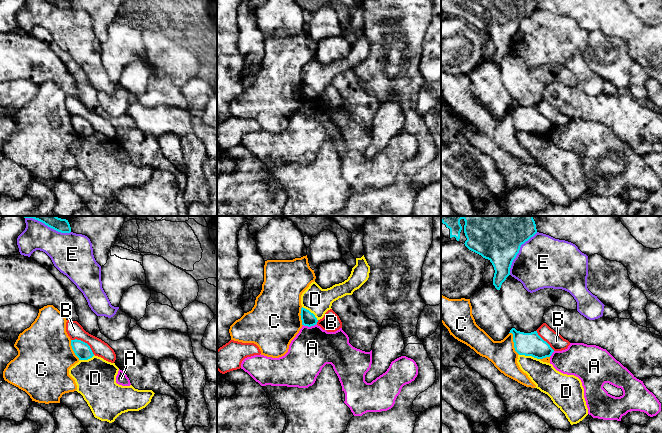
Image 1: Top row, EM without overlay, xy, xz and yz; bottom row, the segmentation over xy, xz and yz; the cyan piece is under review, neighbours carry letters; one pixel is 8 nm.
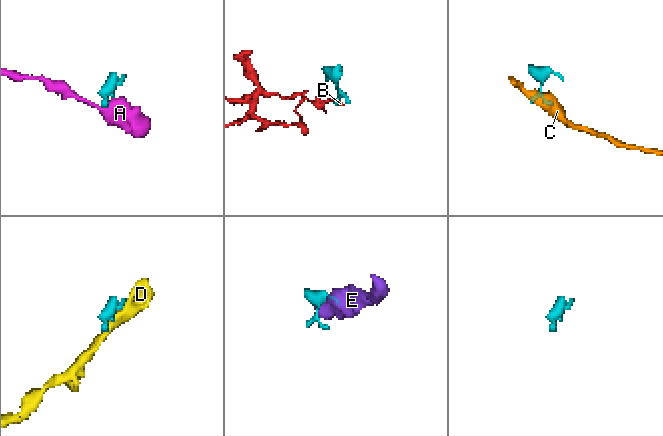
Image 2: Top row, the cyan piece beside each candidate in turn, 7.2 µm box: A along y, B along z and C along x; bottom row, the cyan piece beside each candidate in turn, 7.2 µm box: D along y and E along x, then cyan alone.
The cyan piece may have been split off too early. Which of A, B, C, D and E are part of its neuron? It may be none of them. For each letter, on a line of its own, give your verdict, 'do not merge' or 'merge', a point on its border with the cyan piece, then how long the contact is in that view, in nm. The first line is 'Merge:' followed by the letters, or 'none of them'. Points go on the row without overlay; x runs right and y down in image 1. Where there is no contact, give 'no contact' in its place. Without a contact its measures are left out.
Merge: none of them
A: do not merge; meets cyan in xz at (309, 102); contact 110 nm long
B: do not merge; meets cyan in xy at (84, 118); contact 220 nm long
C: do not merge; meets cyan in yz at (514, 119); contact 200 nm long
D: do not merge; meets cyan in yz at (529, 131); contact 170 nm long
E: do not merge; meets cyan in yz at (518, 28); contact 420 nm long

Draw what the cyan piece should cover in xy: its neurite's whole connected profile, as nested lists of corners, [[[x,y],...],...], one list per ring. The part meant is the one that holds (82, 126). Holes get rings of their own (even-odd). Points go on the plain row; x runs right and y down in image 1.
[[[71,116],[71,122],[79,136],[88,136],[94,132],[90,122],[81,116]]]

